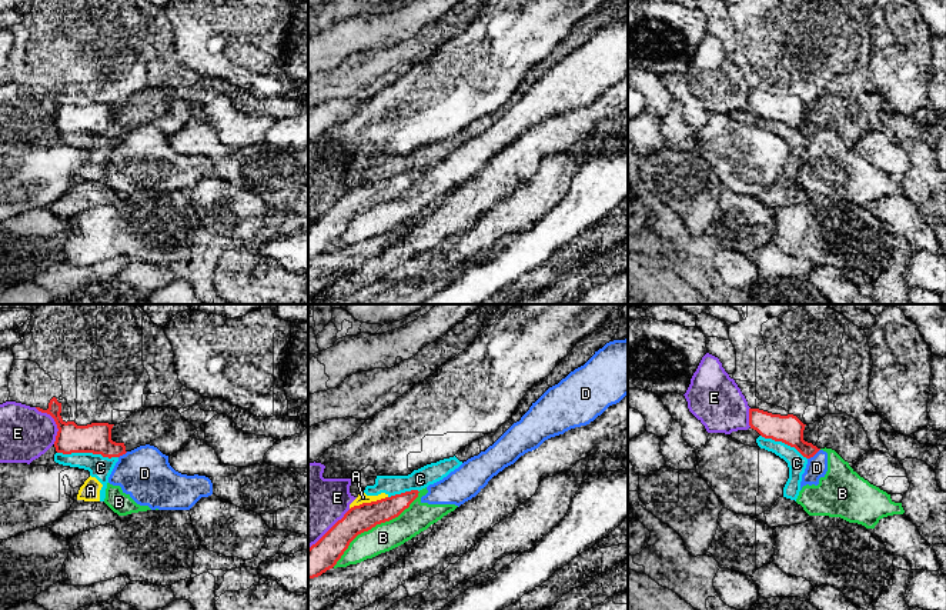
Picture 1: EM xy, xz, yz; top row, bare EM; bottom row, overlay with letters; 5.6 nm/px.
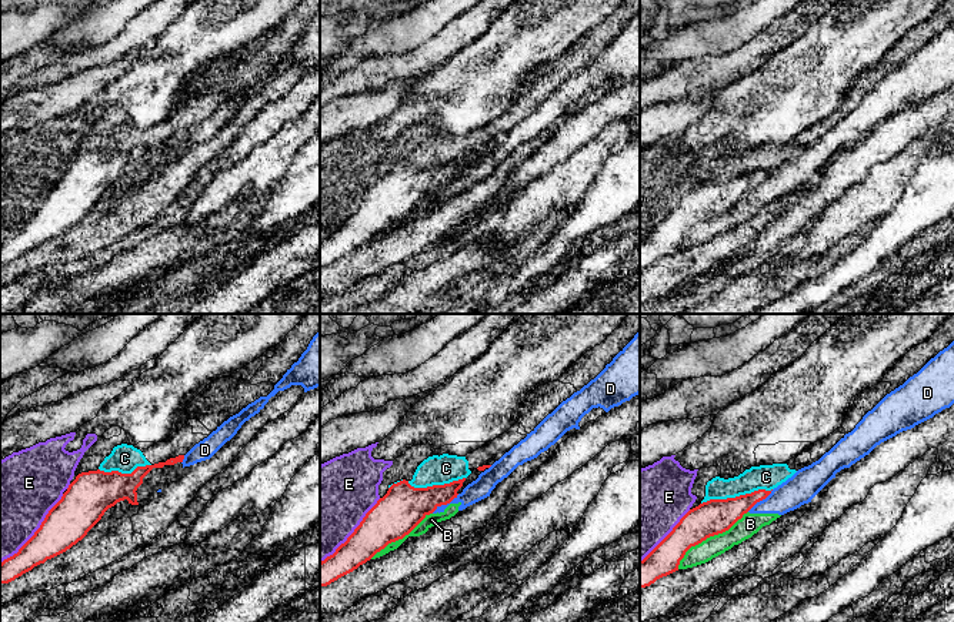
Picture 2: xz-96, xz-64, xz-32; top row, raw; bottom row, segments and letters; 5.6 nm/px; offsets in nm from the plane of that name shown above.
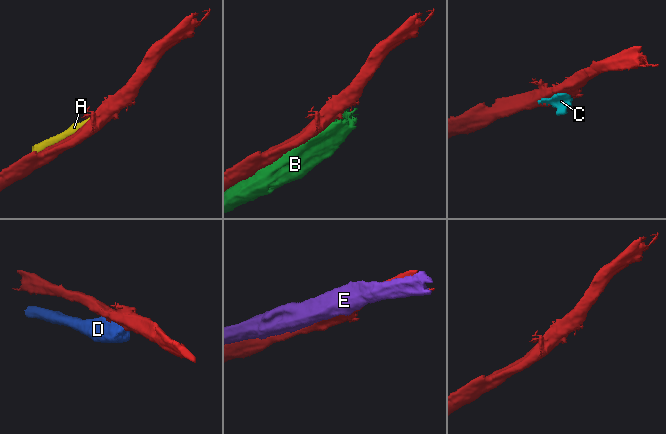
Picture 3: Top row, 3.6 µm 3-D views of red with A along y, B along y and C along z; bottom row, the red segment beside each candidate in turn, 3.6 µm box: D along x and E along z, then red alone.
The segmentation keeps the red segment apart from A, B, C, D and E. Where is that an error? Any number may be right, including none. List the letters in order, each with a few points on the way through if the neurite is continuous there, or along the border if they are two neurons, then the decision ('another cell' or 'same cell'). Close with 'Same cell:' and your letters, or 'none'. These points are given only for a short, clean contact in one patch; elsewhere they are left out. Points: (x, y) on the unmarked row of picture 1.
A: another cell
B: another cell
C: border along xy (57, 132), (100, 133), (117, 137); another cell
D: another cell
E: another cell
Same cell: none

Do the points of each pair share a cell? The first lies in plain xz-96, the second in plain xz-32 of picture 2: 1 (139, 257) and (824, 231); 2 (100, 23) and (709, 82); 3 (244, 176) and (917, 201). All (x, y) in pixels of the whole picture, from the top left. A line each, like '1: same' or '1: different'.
1: different
2: different
3: different

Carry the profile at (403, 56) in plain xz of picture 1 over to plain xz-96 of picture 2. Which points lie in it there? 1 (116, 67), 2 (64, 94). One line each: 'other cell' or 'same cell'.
1: other cell
2: other cell

